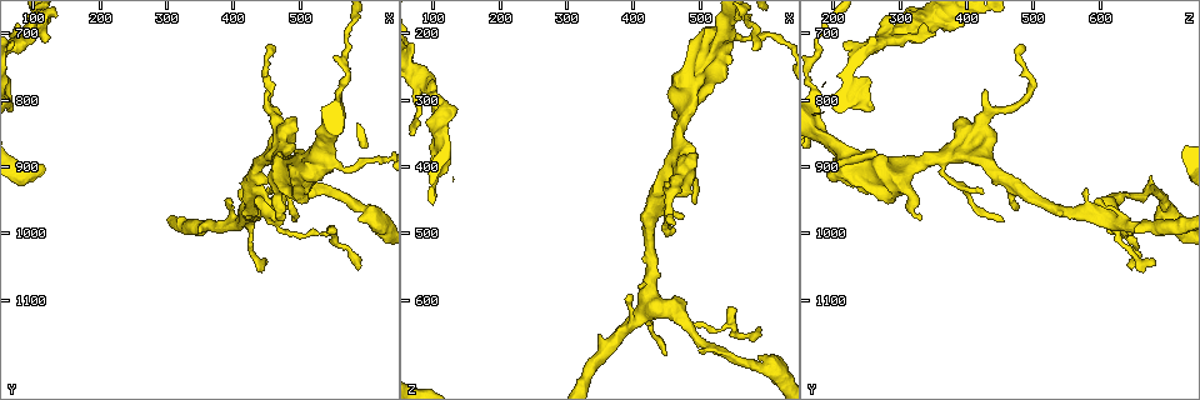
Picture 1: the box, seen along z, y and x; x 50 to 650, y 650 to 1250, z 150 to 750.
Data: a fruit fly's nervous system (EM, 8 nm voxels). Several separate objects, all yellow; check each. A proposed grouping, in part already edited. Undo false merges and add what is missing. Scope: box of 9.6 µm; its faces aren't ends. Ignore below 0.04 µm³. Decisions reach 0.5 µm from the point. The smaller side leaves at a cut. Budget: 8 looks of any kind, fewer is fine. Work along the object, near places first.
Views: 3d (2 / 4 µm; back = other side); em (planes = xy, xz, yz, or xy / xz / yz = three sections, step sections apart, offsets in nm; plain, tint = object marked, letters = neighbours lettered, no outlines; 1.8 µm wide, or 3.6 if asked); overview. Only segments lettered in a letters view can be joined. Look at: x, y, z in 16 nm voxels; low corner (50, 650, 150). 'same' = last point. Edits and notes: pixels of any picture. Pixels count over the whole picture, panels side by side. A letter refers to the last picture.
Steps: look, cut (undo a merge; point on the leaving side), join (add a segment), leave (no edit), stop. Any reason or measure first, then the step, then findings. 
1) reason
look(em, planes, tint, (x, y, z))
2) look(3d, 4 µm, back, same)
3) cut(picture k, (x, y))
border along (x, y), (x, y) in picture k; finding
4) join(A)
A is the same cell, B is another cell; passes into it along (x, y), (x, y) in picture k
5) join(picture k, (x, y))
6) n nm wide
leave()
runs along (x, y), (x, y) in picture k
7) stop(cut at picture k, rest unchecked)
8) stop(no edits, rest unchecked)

branch stops here
look(em, 3.6 µm, planes, tint, (480, 975, 330))

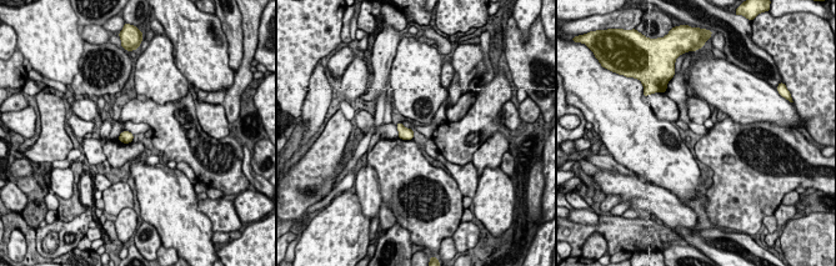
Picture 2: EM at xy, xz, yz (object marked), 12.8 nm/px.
see the neighbours
look(em, 3.6 µm, planes, letters, same)

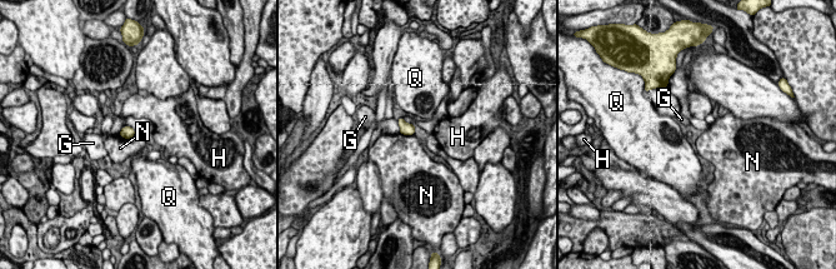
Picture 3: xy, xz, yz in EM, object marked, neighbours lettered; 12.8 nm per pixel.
leave()
G, H, N and Q are other cells; no lettered segment goes on from it

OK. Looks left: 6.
tapers out
look(3d, 2 µm, (545, 995, 620))

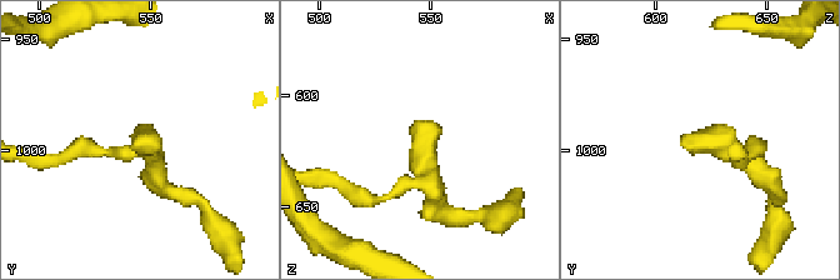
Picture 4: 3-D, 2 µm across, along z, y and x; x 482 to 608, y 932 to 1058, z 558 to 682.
look(em, planes, letters, (541, 999, 616))

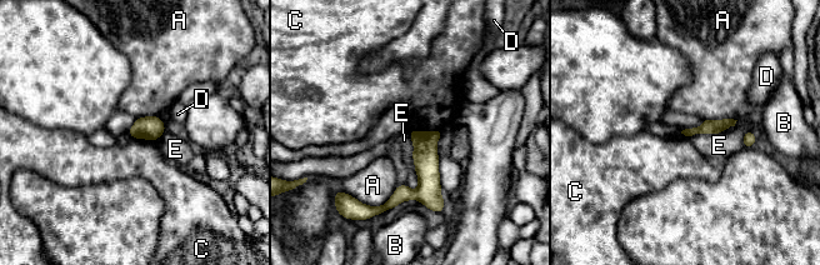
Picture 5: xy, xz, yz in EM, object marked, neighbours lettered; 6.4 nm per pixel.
leave()
A, B, C, D and E are other cells; none of them fits

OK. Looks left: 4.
arms part here
look(3d, 2 µm, (465, 880, 395))

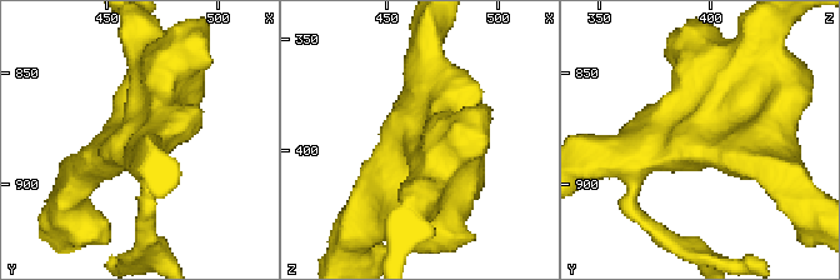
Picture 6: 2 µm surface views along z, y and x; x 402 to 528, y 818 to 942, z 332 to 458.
shape alone is not enough
look(em, planes, letters, (463, 883, 398))

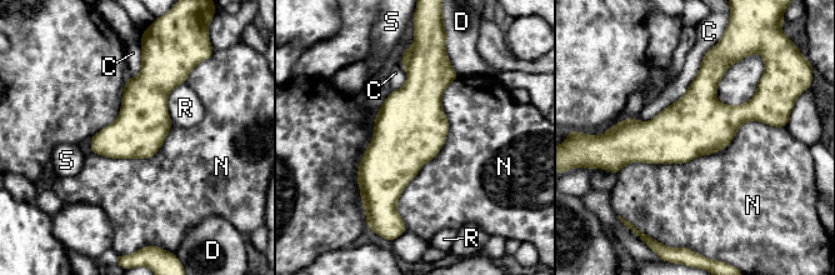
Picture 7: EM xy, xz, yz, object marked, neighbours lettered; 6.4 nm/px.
leave()
C, D, N, R and S are other cells; border along (781, 126), (618, 174) in picture 7; continuous, no second cell

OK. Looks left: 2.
stop(no edits, rest unchecked)

